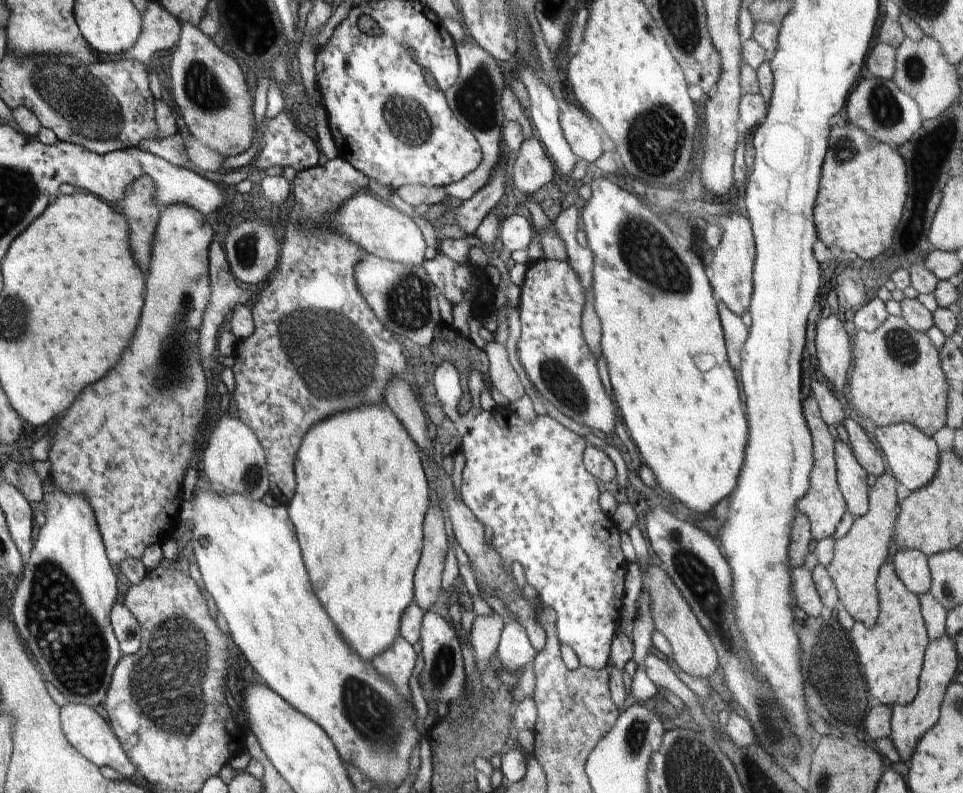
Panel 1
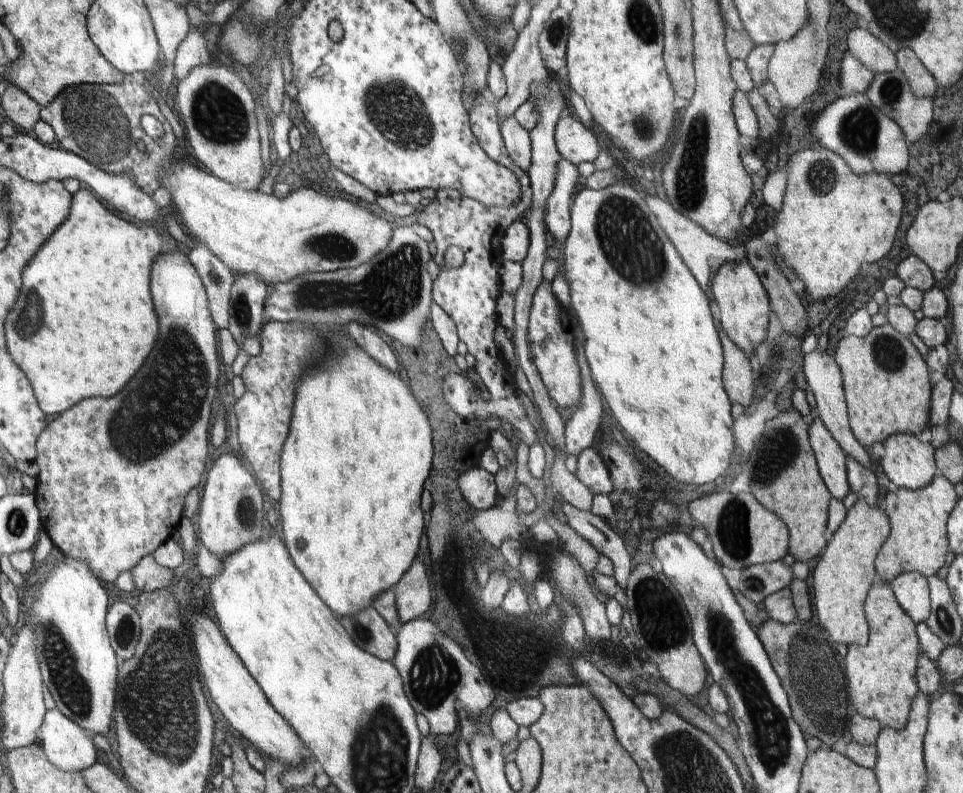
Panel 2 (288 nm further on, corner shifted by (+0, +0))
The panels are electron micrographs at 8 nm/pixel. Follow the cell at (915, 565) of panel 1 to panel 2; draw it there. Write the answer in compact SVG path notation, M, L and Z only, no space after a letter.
M899 574L889 584L901 610L915 622L925 624L931 614L931 598L927 578L921 574Z

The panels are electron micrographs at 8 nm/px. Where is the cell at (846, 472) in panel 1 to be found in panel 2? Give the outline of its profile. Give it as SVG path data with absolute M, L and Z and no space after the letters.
M809 418L807 420L809 428L809 448L813 450L813 458L817 462L817 472L829 490L831 498L843 500L849 494L849 484L847 484L847 468L845 468L845 454L841 448L835 444L831 434L825 430L819 418Z

